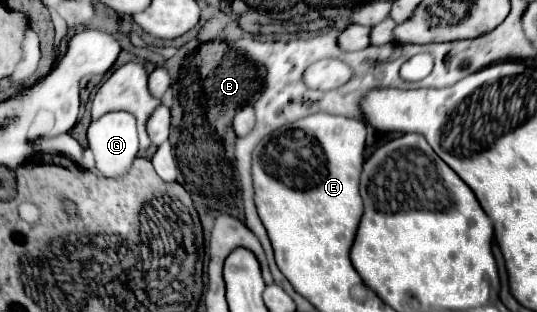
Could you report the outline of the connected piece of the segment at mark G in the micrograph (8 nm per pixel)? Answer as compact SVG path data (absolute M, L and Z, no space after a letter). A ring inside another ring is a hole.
M111 111L97 121L93 121L87 129L89 149L95 153L97 171L103 177L121 177L127 173L127 167L137 157L139 151L139 139L137 139L137 125L135 117L127 111Z

